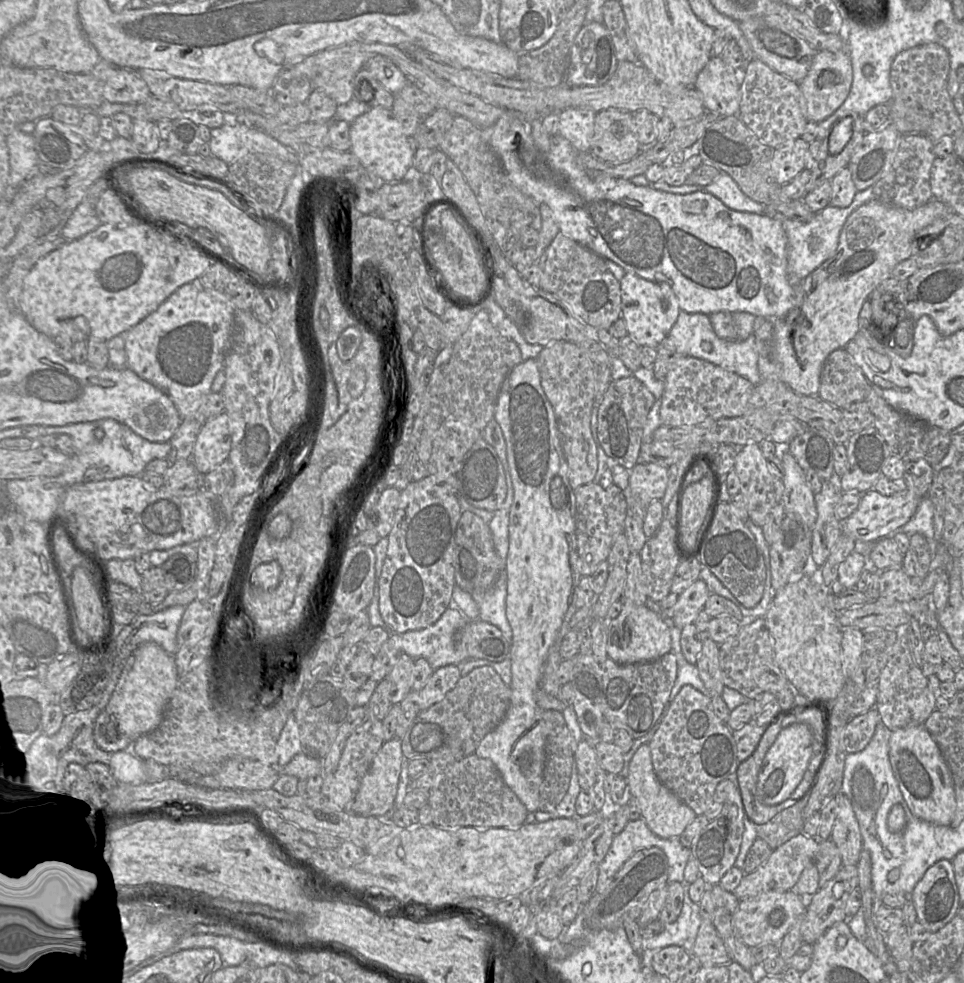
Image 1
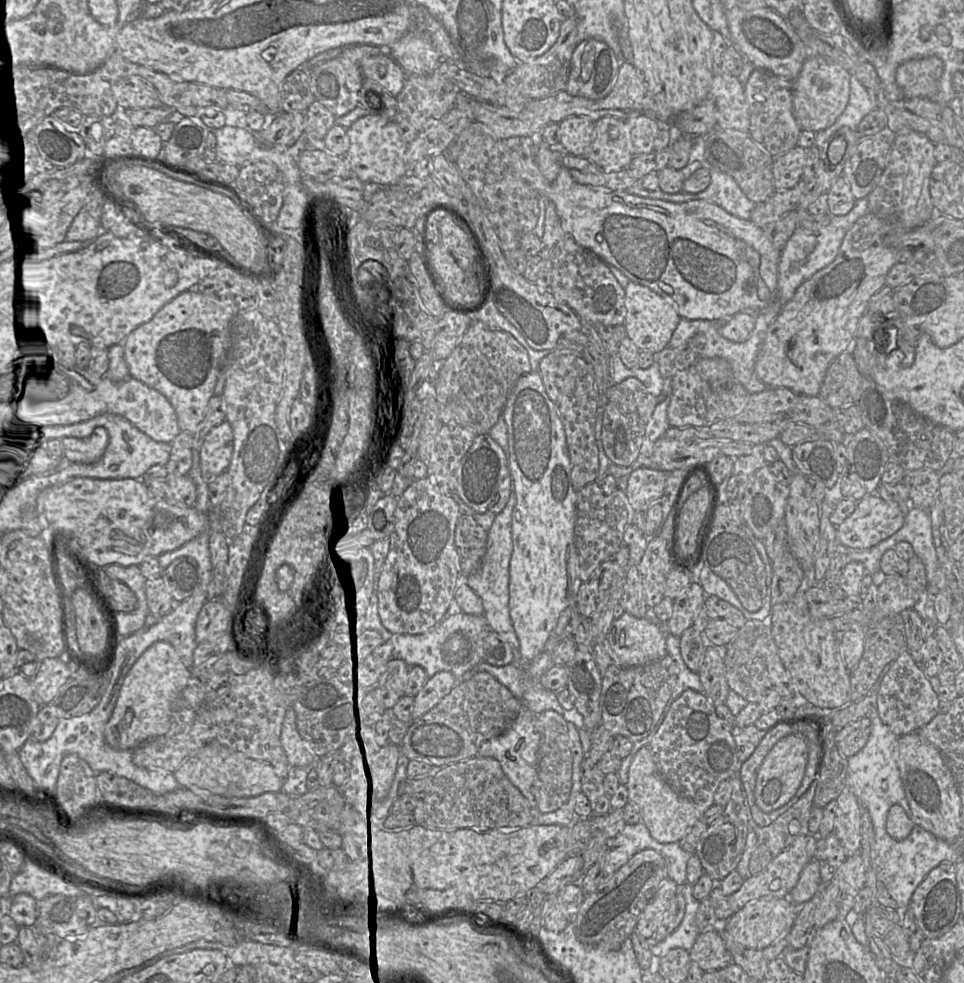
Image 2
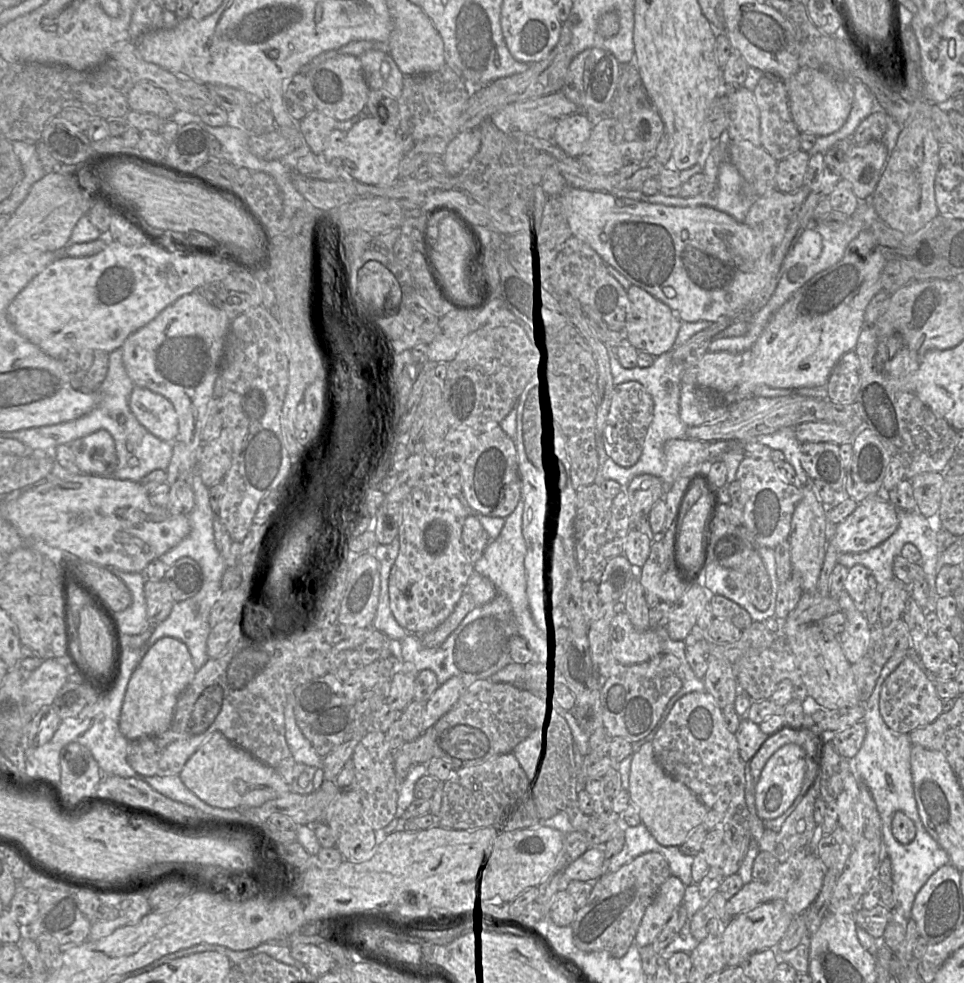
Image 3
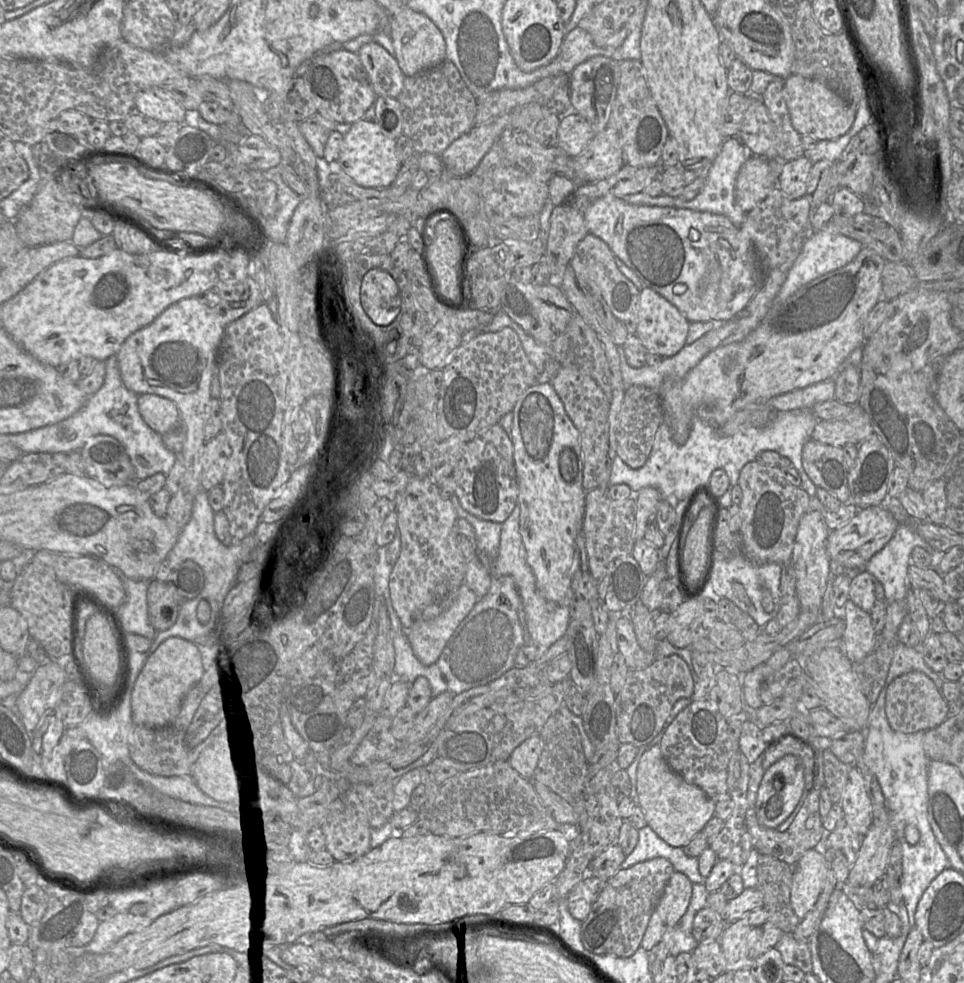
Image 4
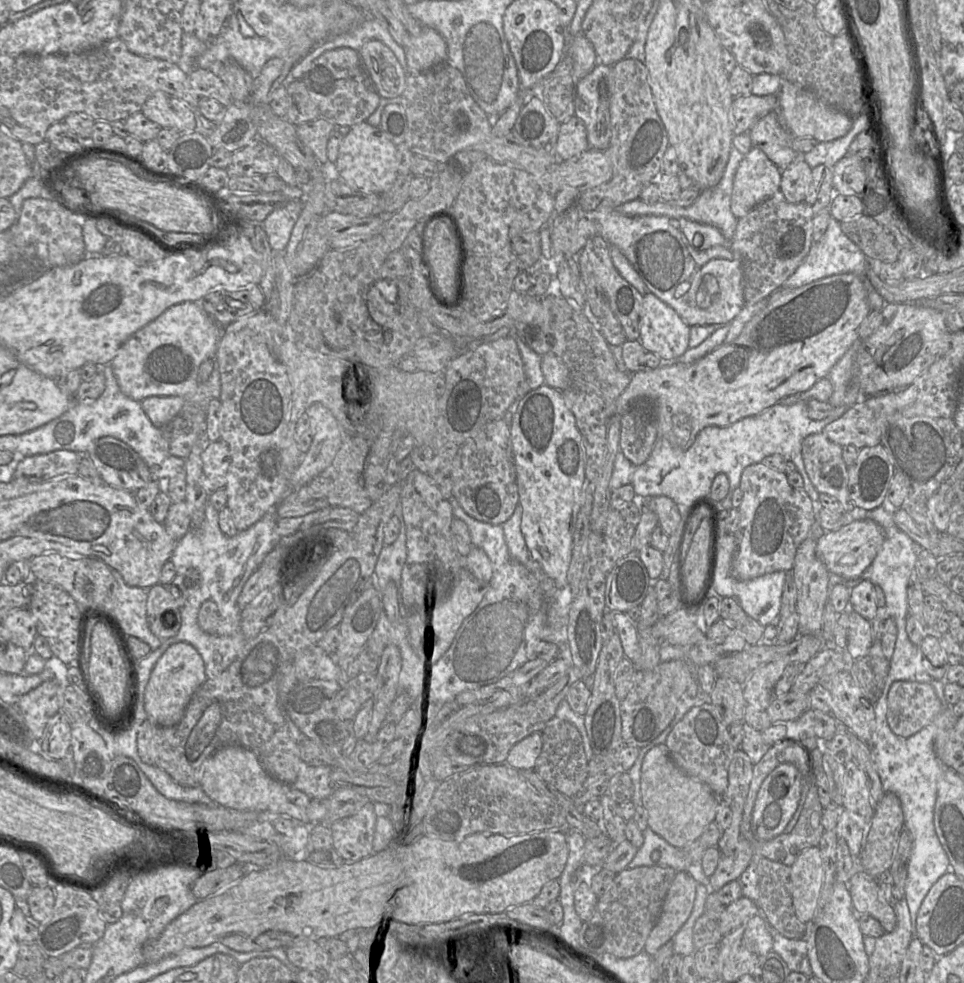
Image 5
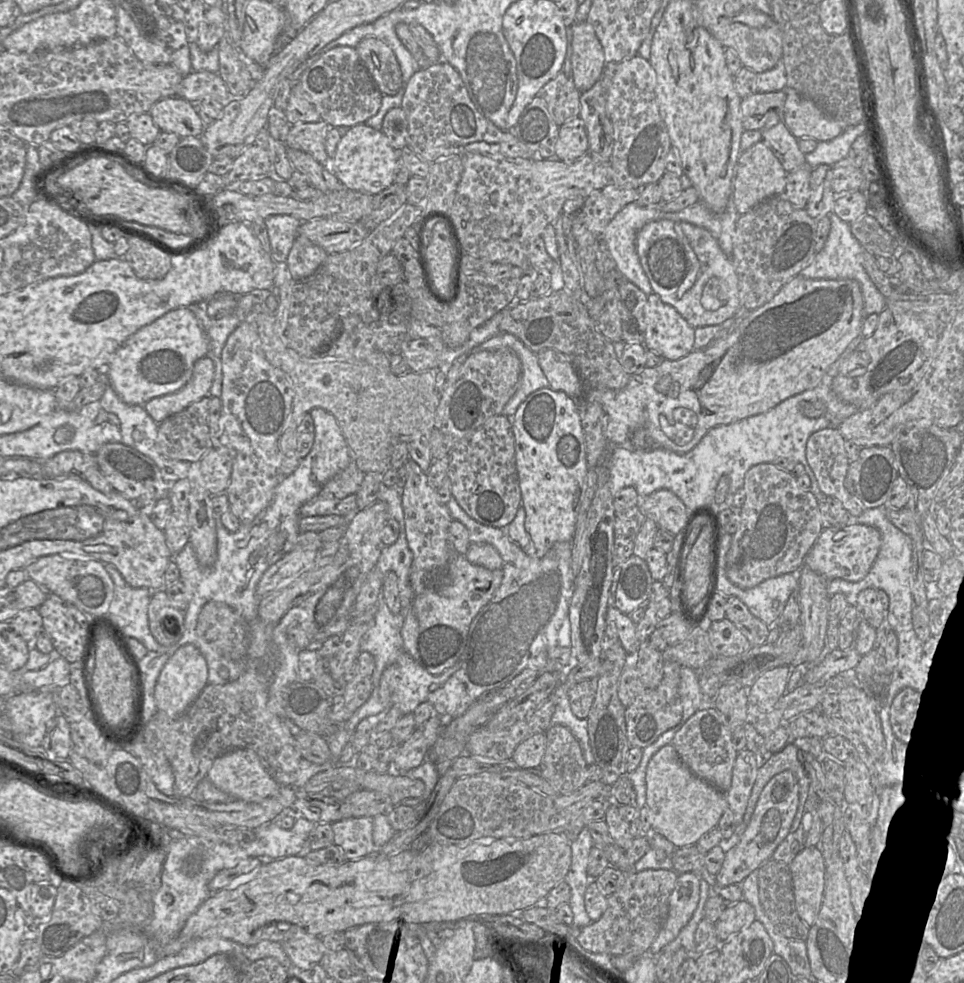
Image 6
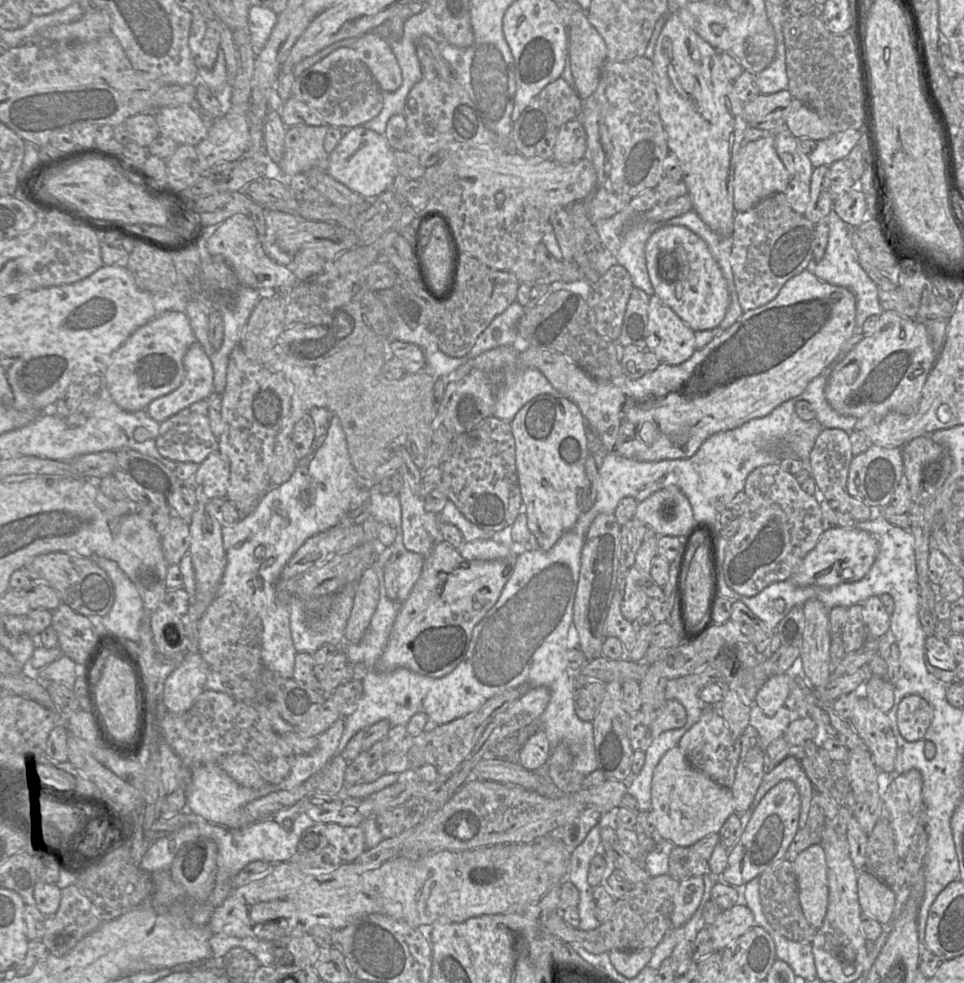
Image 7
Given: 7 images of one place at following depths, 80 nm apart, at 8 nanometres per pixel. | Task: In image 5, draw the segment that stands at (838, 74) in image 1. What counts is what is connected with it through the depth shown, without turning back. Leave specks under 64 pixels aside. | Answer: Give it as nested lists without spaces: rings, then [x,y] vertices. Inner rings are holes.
[[[784,80],[778,93],[778,109],[785,128],[795,139],[813,138],[818,143],[829,142],[845,136],[853,125],[853,118],[836,110],[814,93]]]

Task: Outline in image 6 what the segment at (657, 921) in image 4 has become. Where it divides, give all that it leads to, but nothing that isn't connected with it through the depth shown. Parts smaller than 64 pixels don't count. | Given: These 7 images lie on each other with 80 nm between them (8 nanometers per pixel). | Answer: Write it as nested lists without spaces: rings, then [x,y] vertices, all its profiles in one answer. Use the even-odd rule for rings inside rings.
[[[683,873],[677,876],[674,889],[669,897],[666,921],[652,942],[649,953],[653,957],[672,942],[691,919],[700,896],[700,877],[697,873]]]

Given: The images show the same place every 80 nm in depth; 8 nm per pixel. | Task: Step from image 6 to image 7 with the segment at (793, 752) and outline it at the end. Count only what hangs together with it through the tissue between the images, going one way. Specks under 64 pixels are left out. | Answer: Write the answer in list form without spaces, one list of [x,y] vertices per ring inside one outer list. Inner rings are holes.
[[[788,755],[783,761],[776,765],[772,771],[764,774],[754,800],[747,812],[753,812],[763,796],[772,787],[783,780],[794,782],[798,788],[800,796],[800,816],[798,827],[801,829],[805,826],[808,818],[811,800],[814,796],[814,787],[802,769],[800,762],[793,755]]]

